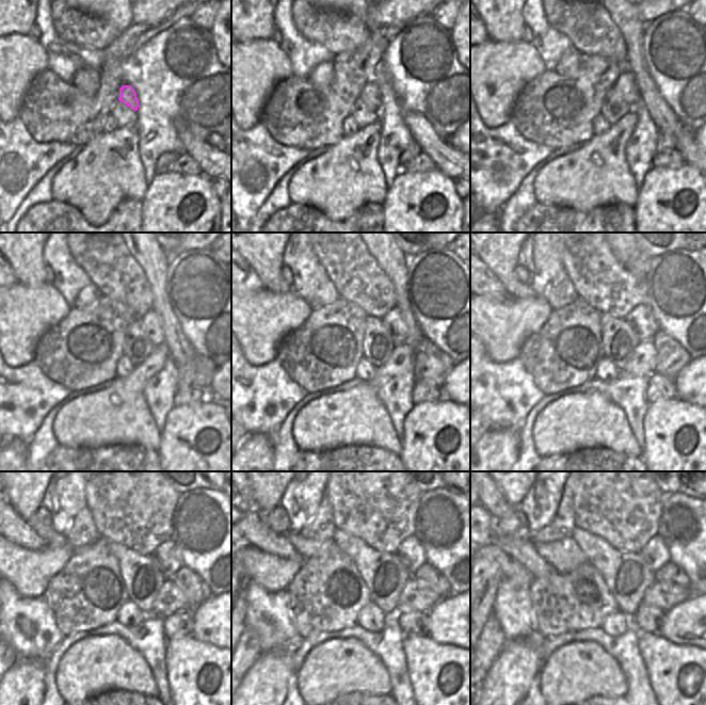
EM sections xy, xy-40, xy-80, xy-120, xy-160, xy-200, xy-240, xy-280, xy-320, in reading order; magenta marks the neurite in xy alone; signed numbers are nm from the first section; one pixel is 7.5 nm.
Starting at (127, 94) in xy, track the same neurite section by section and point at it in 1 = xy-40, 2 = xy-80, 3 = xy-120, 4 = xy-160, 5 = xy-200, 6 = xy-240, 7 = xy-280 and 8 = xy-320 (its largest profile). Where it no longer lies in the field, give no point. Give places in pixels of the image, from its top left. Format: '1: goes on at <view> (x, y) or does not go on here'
1: goes on at xy-40 (370, 94)
2: goes on at xy-80 (625, 85)
3: goes on at xy-120 (150, 324)
4: goes on at xy-160 (392, 320)
5: goes on at xy-200 (641, 318)
6: goes on at xy-240 (167, 554)
7: goes on at xy-280 (411, 553)
8: goes on at xy-320 (655, 554)

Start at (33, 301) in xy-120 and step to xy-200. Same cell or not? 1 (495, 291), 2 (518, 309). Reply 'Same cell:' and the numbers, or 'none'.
Same cell: 2

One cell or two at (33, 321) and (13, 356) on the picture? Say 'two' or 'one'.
one

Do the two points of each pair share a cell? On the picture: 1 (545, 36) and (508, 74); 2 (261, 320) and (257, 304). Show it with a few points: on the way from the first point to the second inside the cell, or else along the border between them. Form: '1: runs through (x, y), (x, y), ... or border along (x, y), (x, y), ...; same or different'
1: border along (530, 43), (546, 69); different
2: runs through (257, 316), (257, 308); same

